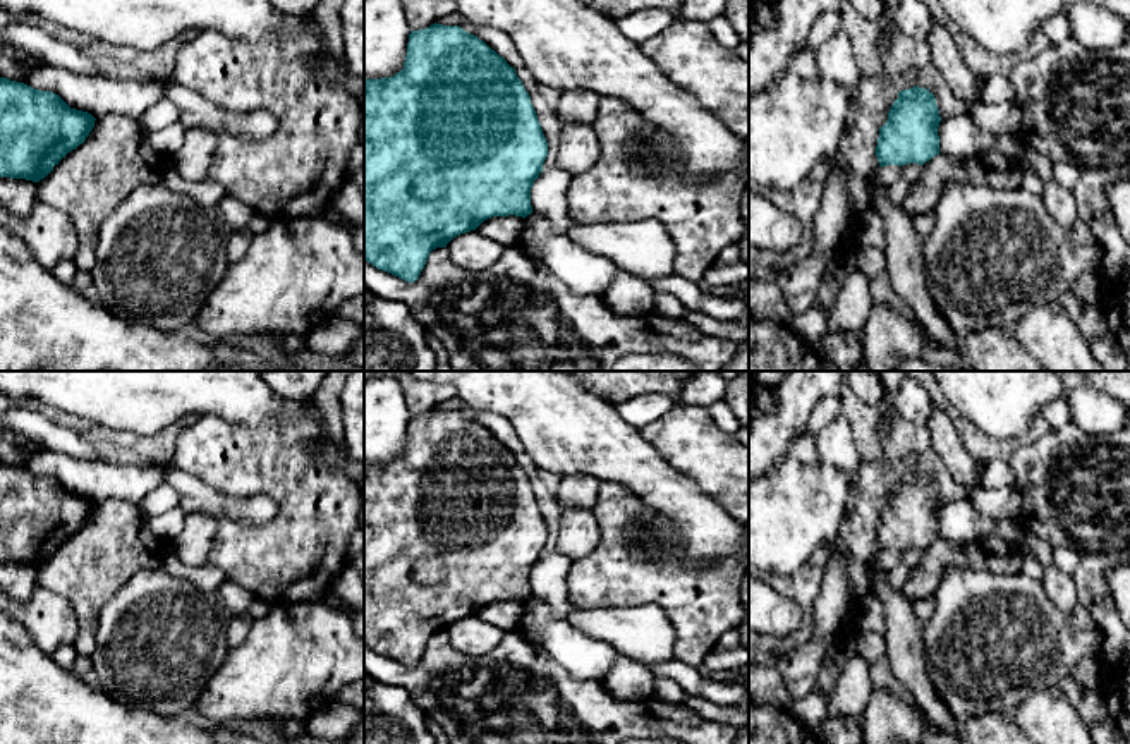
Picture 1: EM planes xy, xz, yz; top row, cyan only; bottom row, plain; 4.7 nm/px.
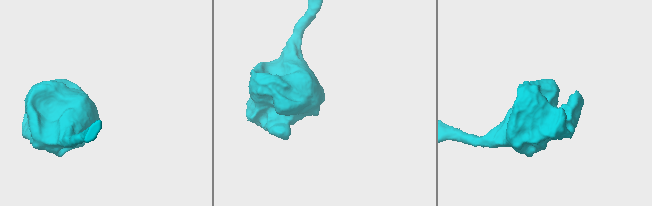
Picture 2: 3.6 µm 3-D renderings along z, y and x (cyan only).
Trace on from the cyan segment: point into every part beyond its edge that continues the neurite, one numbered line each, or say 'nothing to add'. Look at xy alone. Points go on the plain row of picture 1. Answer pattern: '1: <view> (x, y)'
nothing to add

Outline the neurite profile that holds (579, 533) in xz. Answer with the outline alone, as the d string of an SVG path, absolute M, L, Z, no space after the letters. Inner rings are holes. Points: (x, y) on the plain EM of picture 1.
M574 505L562 509L556 550L572 560L591 553L601 540L598 521L591 509Z

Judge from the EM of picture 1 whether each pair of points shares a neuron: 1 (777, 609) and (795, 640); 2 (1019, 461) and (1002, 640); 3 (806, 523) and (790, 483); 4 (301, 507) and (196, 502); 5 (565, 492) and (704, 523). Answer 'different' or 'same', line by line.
1: different
2: different
3: same
4: different
5: different

